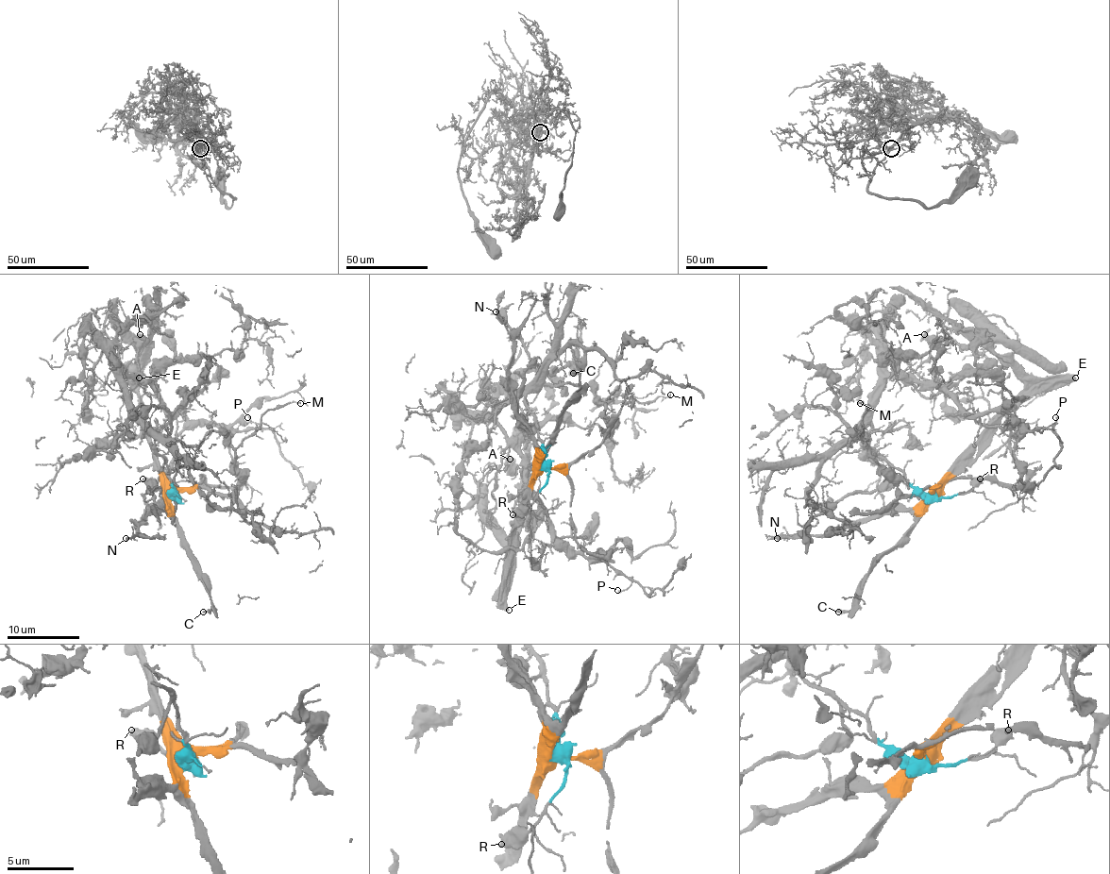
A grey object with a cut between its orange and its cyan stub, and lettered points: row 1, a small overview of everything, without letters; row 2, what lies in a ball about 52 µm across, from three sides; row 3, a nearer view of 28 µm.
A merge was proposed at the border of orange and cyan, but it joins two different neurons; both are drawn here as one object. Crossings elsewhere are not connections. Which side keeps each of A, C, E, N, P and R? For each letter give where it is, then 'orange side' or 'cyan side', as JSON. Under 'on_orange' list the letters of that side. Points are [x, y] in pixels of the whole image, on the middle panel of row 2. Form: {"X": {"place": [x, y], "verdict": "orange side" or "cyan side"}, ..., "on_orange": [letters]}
{"A": {"place": [510, 459], "verdict": "cyan side"}, "C": {"place": [573, 373], "verdict": "orange side"}, "E": {"place": [509, 610], "verdict": "orange side"}, "N": {"place": [496, 311], "verdict": "orange side"}, "P": {"place": [617, 590], "verdict": "cyan side"}, "R": {"place": [512, 514], "verdict": "cyan side"}, "on_orange": ["C", "E", "N"]}

